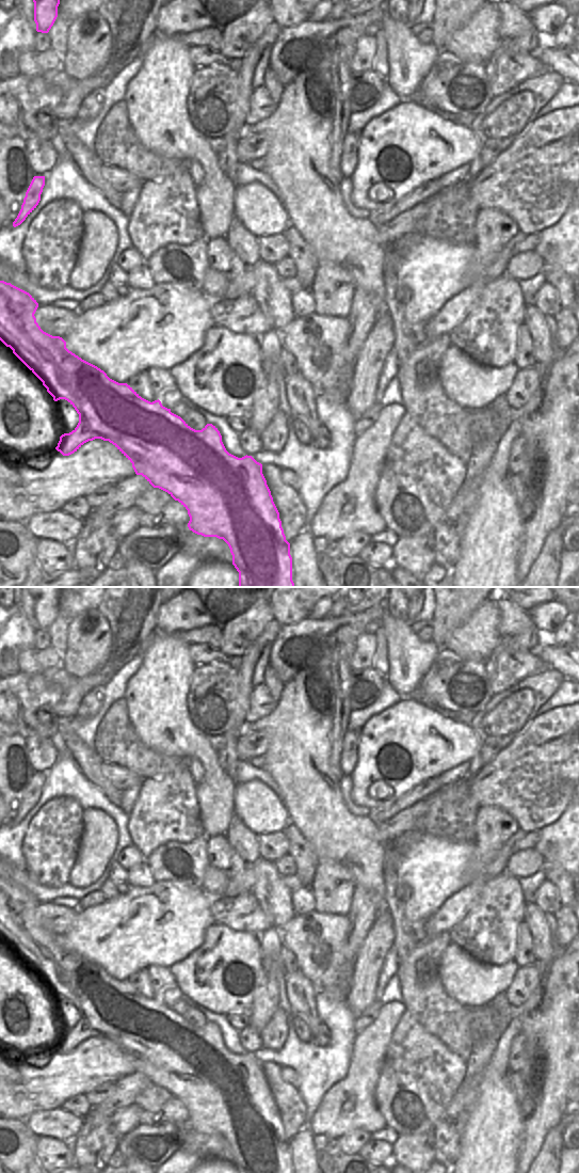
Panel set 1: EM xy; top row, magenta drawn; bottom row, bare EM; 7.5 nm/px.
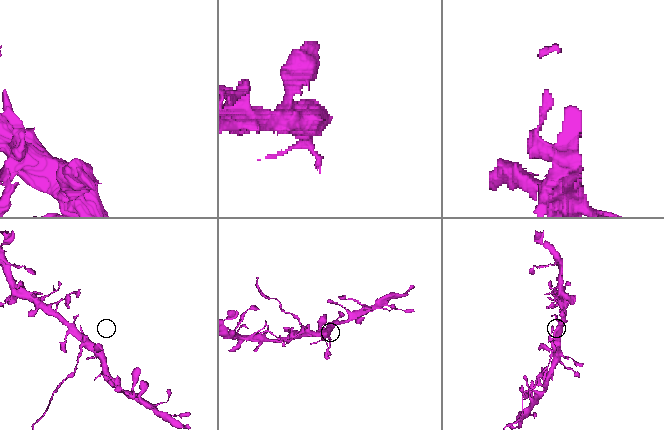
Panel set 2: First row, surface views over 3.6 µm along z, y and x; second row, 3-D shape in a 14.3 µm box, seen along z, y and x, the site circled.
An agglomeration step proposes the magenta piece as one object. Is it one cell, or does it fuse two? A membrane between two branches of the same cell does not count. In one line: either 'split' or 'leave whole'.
split

